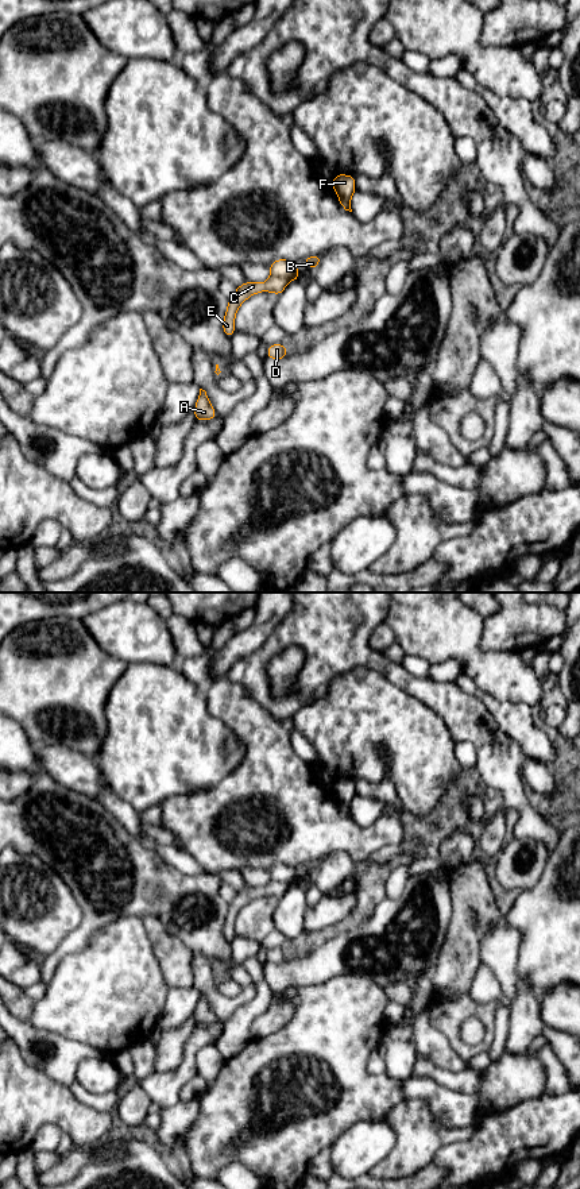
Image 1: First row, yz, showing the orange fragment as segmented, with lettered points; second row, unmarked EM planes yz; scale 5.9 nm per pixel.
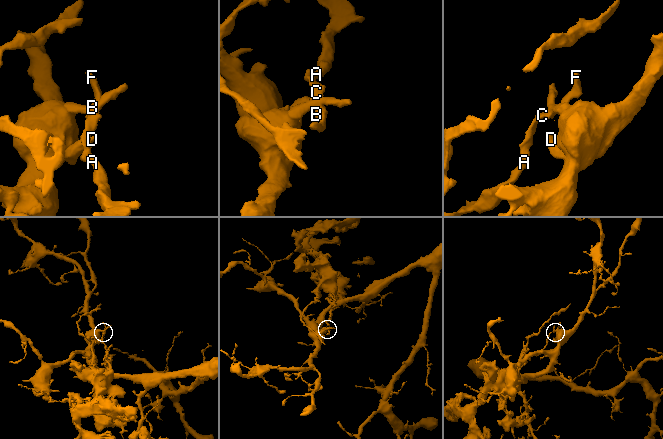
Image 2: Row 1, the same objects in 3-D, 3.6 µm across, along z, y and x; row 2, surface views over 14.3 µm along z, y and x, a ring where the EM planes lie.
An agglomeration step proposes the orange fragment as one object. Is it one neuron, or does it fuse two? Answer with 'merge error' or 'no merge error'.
merge error

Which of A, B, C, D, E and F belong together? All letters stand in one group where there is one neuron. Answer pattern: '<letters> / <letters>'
A B C E F / D

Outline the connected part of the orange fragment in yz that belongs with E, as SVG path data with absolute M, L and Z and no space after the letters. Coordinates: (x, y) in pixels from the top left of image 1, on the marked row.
M299 271L291 278L278 278L275 275L270 275L264 283L262 282L245 282L236 287L236 292L228 301L228 308L225 310L223 331L228 337L232 337L235 333L235 317L240 308L240 305L250 298L251 296L262 292L275 293L281 296L289 282L299 279Z

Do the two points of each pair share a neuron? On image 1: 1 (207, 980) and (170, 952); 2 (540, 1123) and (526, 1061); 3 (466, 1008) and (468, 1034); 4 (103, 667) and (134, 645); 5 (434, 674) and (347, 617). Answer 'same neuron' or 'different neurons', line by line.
1: different neurons
2: different neurons
3: different neurons
4: different neurons
5: different neurons

